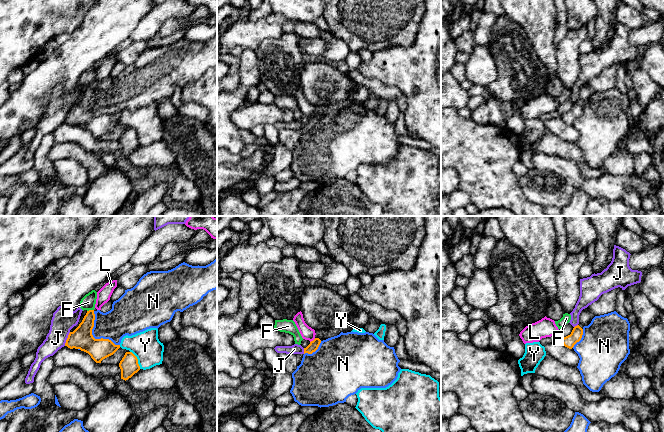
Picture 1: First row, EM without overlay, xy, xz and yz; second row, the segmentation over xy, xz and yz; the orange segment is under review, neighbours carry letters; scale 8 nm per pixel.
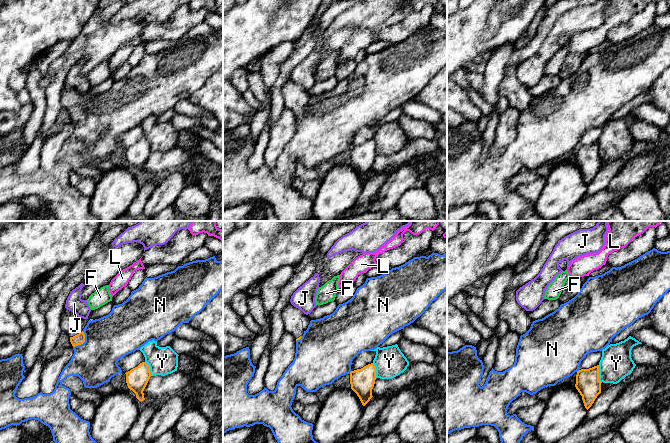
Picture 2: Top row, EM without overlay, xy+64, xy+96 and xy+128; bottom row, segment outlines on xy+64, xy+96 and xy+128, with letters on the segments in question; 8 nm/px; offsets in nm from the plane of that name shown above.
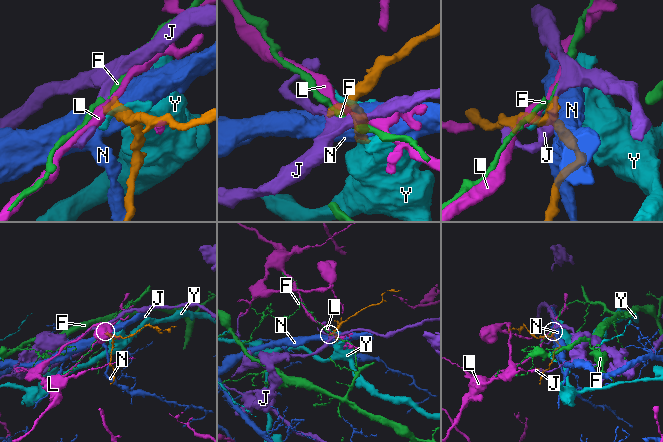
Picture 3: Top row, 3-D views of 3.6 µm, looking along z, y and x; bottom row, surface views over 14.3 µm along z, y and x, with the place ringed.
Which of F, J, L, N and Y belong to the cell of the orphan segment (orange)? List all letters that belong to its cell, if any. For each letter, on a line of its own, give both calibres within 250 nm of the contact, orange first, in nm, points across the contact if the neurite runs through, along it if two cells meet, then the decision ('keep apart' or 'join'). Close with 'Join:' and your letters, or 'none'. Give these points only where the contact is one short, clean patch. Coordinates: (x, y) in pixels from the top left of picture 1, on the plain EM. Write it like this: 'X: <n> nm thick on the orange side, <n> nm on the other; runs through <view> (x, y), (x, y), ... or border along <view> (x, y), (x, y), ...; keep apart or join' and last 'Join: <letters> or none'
F: 180 nm thick on the orange side, 120 nm on the other; border along xy (93, 85), (87, 87); keep apart
J: 180 nm thick on the orange side, 170 nm on the other; border along xy (70, 108), (64, 121); keep apart
L: 80 nm thick on the orange side, 110 nm on the other; border along xz (315, 114), (310, 118); keep apart
N: 180 nm thick on the orange side, 240 nm on the other; keep apart
Y: 150 nm thick on the orange side, 220 nm on the other; keep apart
Join: none

